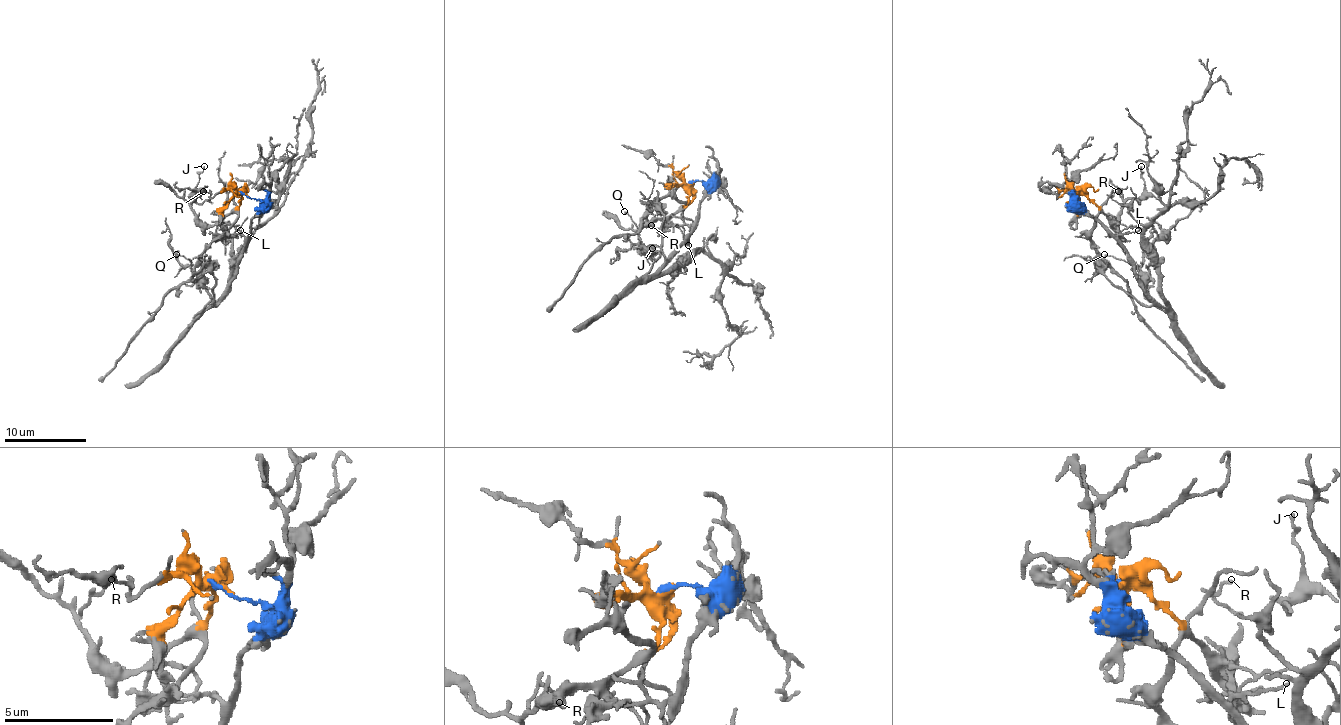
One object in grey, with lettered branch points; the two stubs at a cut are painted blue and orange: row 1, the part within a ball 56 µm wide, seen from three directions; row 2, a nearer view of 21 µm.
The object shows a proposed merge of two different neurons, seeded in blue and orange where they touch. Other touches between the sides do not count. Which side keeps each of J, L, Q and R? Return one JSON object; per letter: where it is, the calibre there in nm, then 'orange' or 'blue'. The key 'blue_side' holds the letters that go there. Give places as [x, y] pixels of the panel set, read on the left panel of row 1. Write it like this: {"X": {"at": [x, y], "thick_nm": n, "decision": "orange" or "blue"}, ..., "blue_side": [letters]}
{"J": {"at": [204, 166], "thick_nm": 130, "decision": "orange"}, "L": {"at": [240, 230], "thick_nm": 100, "decision": "blue"}, "Q": {"at": [176, 254], "thick_nm": 140, "decision": "blue"}, "R": {"at": [203, 191], "thick_nm": 120, "decision": "orange"}, "blue_side": ["L", "Q"]}

